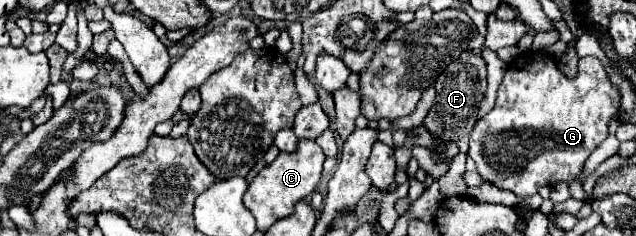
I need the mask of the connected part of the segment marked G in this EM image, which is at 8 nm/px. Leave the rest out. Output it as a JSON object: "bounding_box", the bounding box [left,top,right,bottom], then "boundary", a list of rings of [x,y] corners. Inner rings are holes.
{"bounding_box":[468,50,620,198],"boundary":[[[530,50],[510,62],[498,88],[496,106],[476,122],[470,134],[468,156],[476,162],[484,182],[526,198],[542,186],[570,182],[592,150],[606,140],[608,120],[618,112],[618,106],[620,96],[598,58],[580,58],[580,72],[570,80],[550,56]]]}

